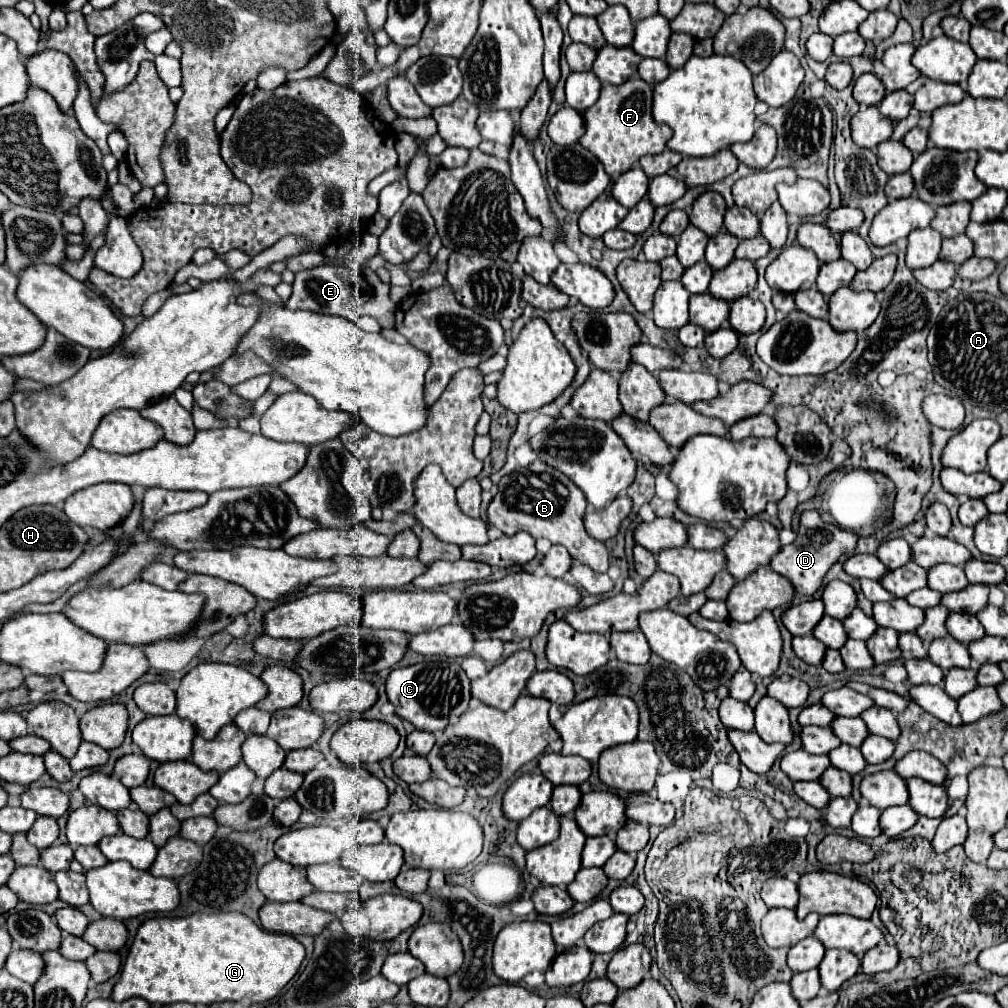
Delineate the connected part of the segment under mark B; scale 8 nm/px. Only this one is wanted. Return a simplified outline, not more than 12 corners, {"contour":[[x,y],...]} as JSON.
{"contour":[[533,461],[499,481],[487,523],[563,545],[607,573],[585,495]]}

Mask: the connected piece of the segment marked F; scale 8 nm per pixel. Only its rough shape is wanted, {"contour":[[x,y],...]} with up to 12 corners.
{"contour":[[641,79],[603,85],[579,143],[609,175],[671,139]]}

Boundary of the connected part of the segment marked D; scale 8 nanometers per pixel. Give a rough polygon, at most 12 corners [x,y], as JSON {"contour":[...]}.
{"contour":[[803,511],[797,539],[769,567],[813,595],[857,535]]}

